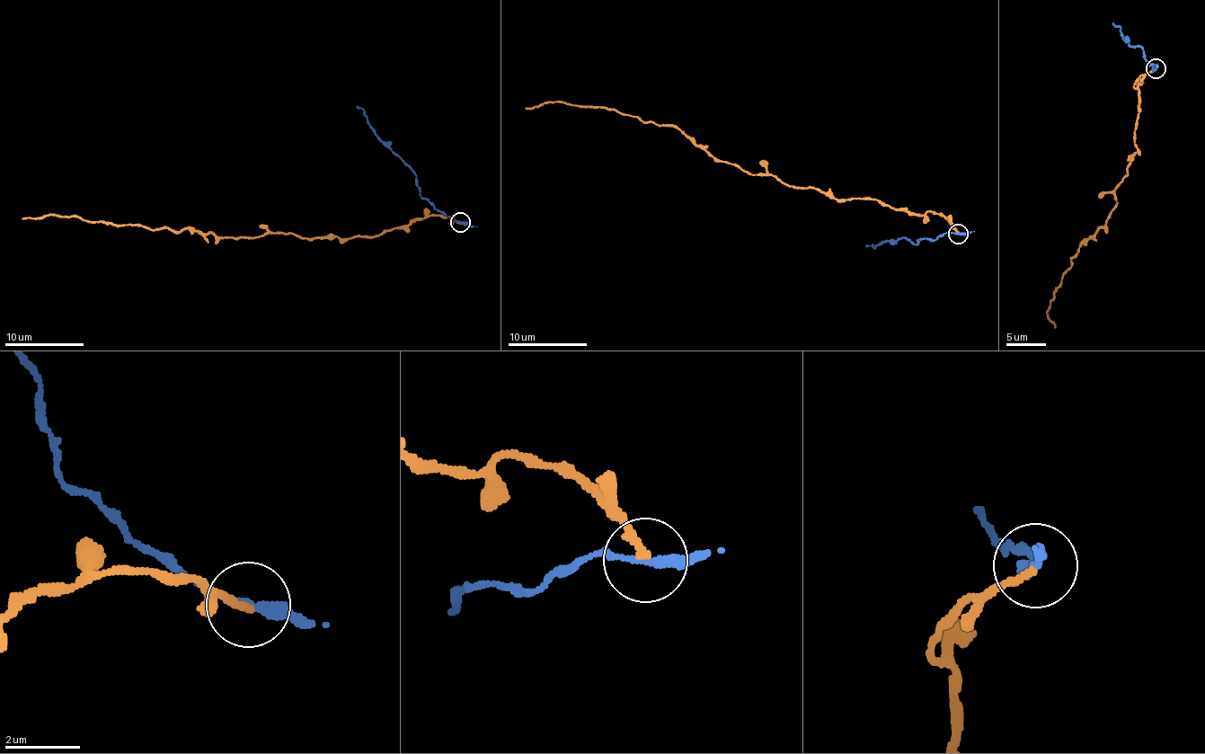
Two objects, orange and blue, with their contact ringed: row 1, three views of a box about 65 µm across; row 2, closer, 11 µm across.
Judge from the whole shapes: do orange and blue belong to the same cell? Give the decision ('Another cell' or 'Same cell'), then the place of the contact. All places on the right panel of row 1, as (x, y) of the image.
Another cell. Place: (1156, 68)

